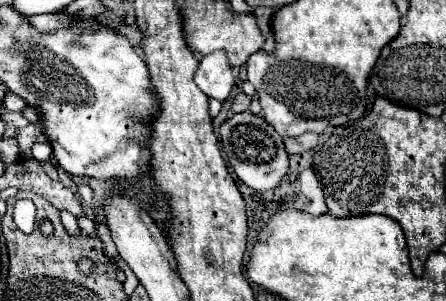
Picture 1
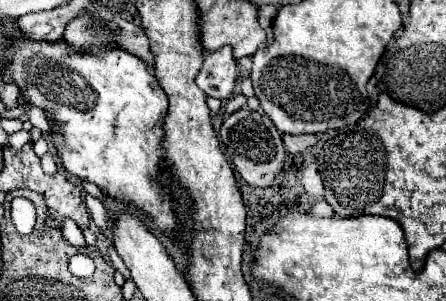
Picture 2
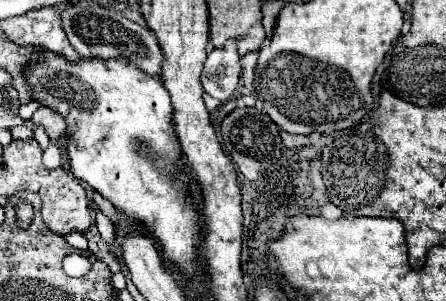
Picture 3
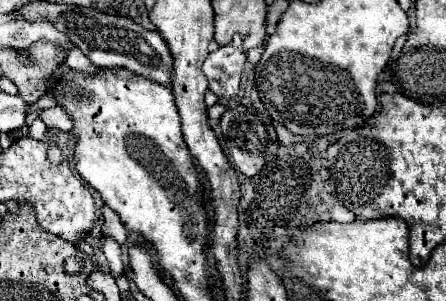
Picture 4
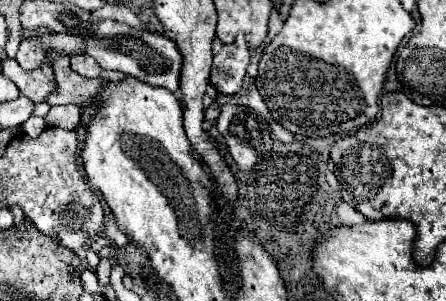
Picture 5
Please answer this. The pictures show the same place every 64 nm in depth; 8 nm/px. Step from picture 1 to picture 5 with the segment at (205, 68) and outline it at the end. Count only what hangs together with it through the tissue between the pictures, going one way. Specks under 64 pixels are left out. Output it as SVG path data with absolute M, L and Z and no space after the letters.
M244 34L236 36L232 44L222 46L218 54L212 58L210 66L210 82L220 94L238 94L242 88L242 78L246 74L246 66L250 62L250 50L246 46Z

